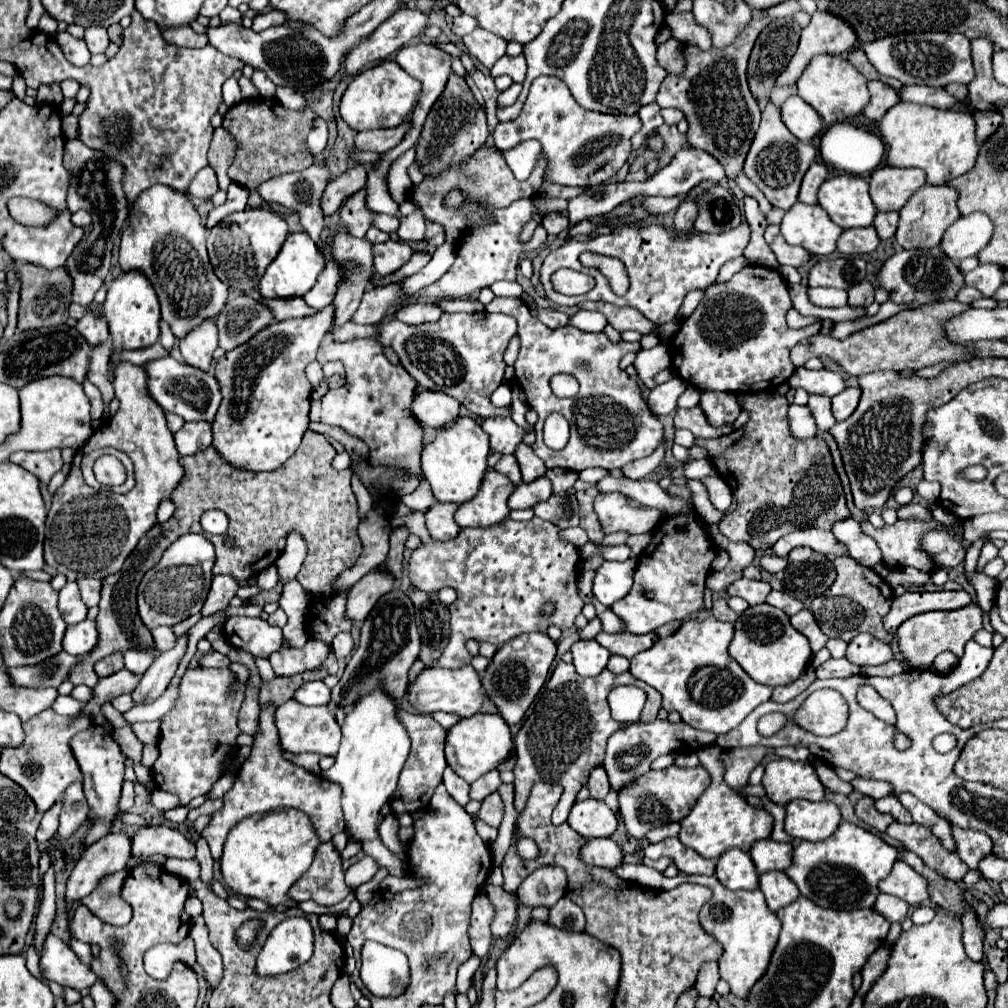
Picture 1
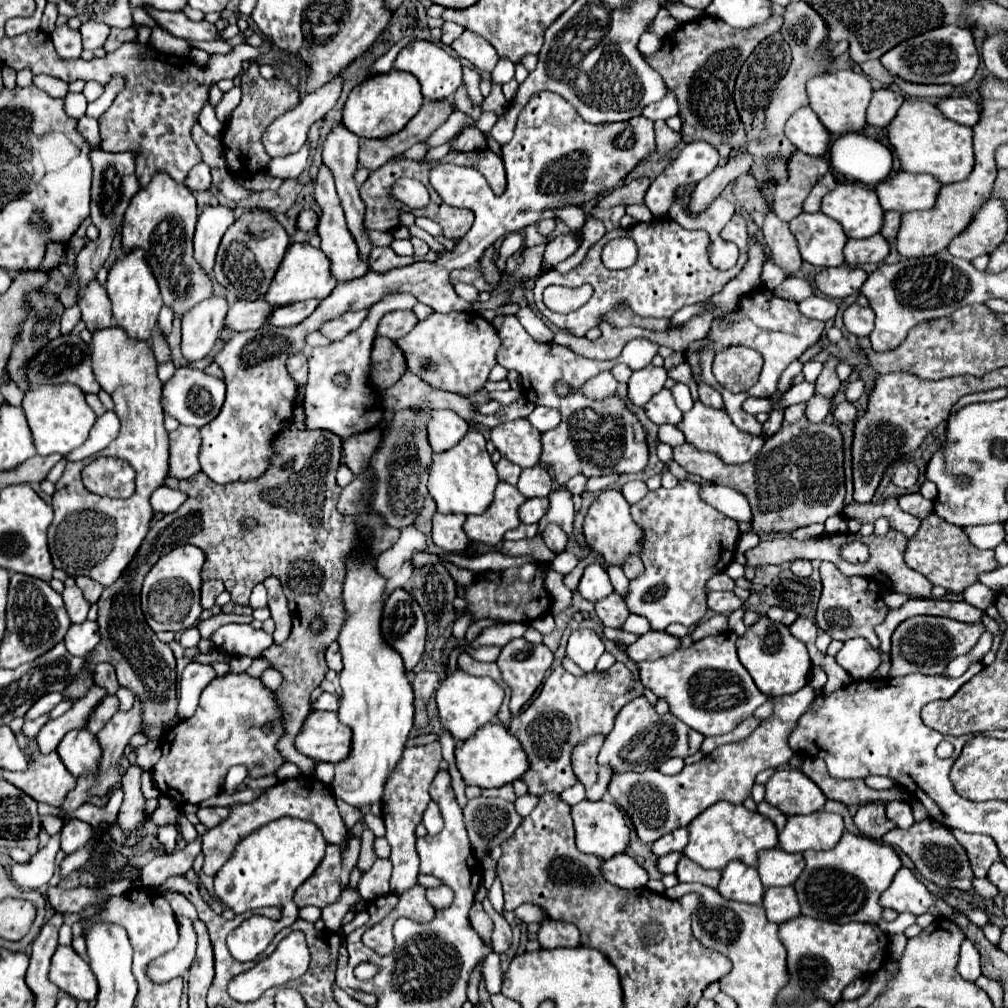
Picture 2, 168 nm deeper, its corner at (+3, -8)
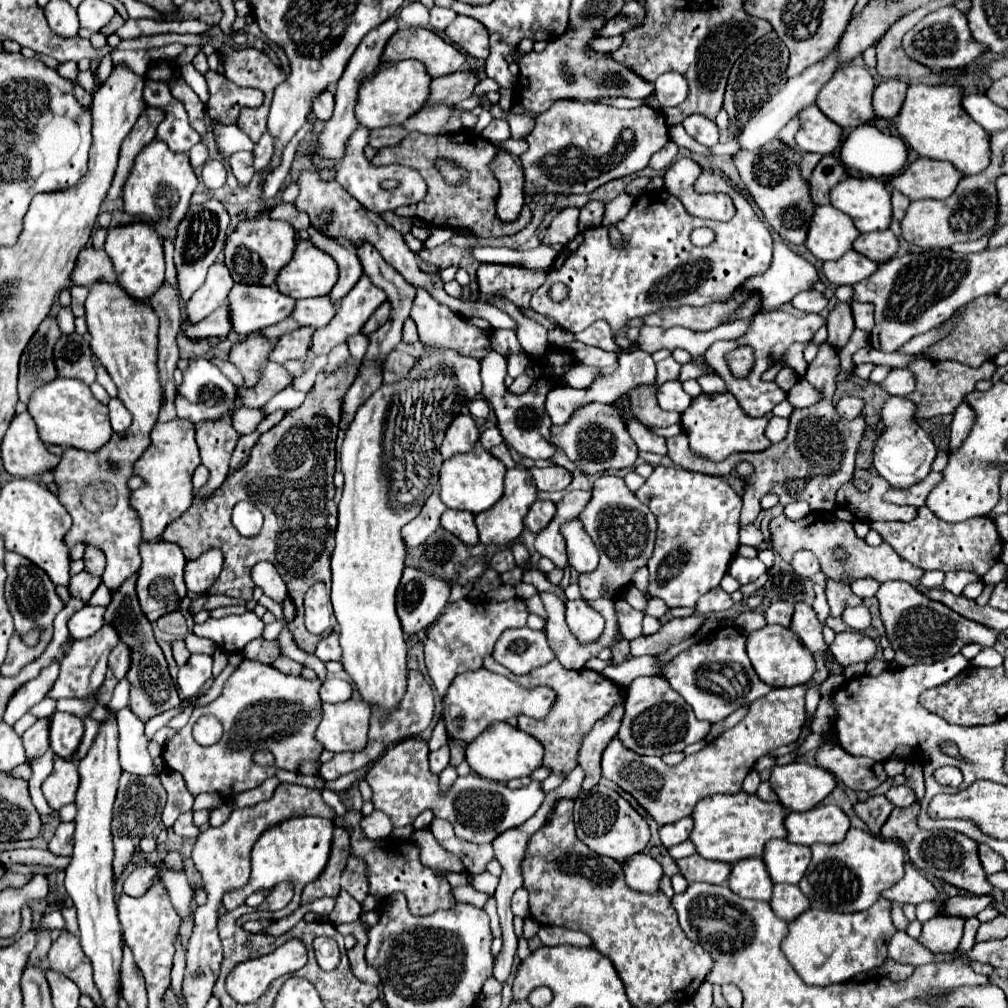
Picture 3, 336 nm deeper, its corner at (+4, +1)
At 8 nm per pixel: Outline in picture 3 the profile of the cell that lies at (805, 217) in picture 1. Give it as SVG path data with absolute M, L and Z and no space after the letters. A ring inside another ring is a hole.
M823 205L817 207L813 215L805 245L815 257L819 257L821 261L829 261L843 257L853 247L853 241L857 237L859 231L849 215L841 213L833 205Z

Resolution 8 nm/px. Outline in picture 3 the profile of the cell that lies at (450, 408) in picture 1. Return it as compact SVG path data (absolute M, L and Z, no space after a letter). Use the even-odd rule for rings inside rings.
M457 415L453 423L449 425L449 431L445 433L443 445L441 445L441 455L443 459L449 459L459 453L469 453L473 451L475 443L479 441L479 429L469 415Z

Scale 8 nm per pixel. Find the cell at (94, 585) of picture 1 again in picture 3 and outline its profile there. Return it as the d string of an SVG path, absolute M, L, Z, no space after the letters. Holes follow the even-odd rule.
M95 545L87 547L83 559L85 559L85 571L95 573L95 575L103 573L103 569L105 569L105 553L103 553L101 547L95 547Z

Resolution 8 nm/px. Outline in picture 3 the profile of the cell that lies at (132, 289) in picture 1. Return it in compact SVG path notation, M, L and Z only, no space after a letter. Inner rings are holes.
M129 223L121 227L113 227L107 233L105 251L109 253L113 267L117 271L119 285L137 301L149 301L153 291L161 287L165 281L165 259L163 259L163 243L157 237L157 231L149 223Z

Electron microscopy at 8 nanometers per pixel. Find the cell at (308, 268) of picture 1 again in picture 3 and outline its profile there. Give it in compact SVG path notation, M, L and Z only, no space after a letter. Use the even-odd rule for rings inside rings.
M299 241L293 259L281 269L275 285L293 299L329 295L337 283L337 263L309 241Z

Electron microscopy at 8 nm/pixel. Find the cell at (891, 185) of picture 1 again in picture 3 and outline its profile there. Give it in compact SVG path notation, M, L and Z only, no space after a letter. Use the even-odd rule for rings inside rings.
M917 159L903 173L893 177L891 185L905 193L911 201L915 199L947 199L963 173L949 161Z

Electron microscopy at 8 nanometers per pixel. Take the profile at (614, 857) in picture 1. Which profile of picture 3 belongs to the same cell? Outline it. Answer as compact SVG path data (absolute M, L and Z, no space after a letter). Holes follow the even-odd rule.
M633 855L623 863L625 881L631 889L641 893L659 893L659 881L663 877L663 867L651 855Z

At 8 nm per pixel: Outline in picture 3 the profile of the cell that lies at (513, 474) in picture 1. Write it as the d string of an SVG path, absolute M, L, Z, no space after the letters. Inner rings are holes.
M499 443L499 445L495 445L491 451L489 451L493 457L497 457L499 461L503 461L503 465L507 467L507 469L513 469L517 463L513 461L513 457L511 457L511 453L509 453L509 447L505 445L505 443Z

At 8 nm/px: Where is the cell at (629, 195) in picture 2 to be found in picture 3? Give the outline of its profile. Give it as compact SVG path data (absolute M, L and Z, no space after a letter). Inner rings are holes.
M569 207L563 209L561 213L557 213L547 229L547 235L543 239L543 243L559 243L559 245L567 245L577 233L577 217L579 217L579 209L577 207Z

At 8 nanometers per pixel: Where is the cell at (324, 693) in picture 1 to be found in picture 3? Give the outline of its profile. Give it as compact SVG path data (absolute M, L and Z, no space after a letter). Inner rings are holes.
M327 677L321 687L321 699L323 703L343 703L349 701L353 695L353 687L349 681L337 679L337 677Z

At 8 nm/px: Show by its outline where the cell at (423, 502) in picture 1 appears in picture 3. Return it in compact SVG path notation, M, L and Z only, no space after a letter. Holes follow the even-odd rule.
M427 345L423 347L421 359L417 359L417 363L401 381L393 385L381 385L359 407L355 421L345 433L341 447L341 471L345 475L345 487L339 501L339 525L335 531L335 549L331 557L331 601L341 629L341 663L361 693L361 699L371 705L379 705L383 711L393 711L393 707L397 707L401 695L405 693L407 679L407 643L401 621L395 613L395 593L407 557L401 529L419 515L425 499L429 499L439 481L439 471L443 465L439 447L449 423L479 393L481 377L479 361L475 357L461 355L455 349L437 349ZM389 423L393 423L393 443L385 443Z

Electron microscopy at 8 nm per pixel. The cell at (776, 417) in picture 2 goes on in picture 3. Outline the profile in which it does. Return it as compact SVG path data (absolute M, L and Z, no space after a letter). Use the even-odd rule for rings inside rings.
M773 417L771 423L767 425L767 439L769 439L771 443L779 443L779 441L783 441L785 435L787 435L787 425L789 425L789 423L785 423L783 419Z

